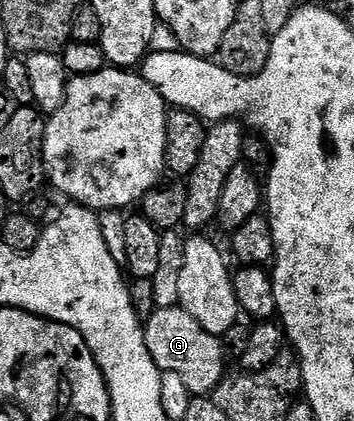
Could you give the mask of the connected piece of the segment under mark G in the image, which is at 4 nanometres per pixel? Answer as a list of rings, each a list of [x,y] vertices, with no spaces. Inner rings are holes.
[[[181,307],[155,308],[152,316],[145,320],[145,342],[153,362],[160,372],[176,372],[191,391],[192,397],[203,398],[214,393],[225,375],[225,344],[222,339],[209,334]]]

